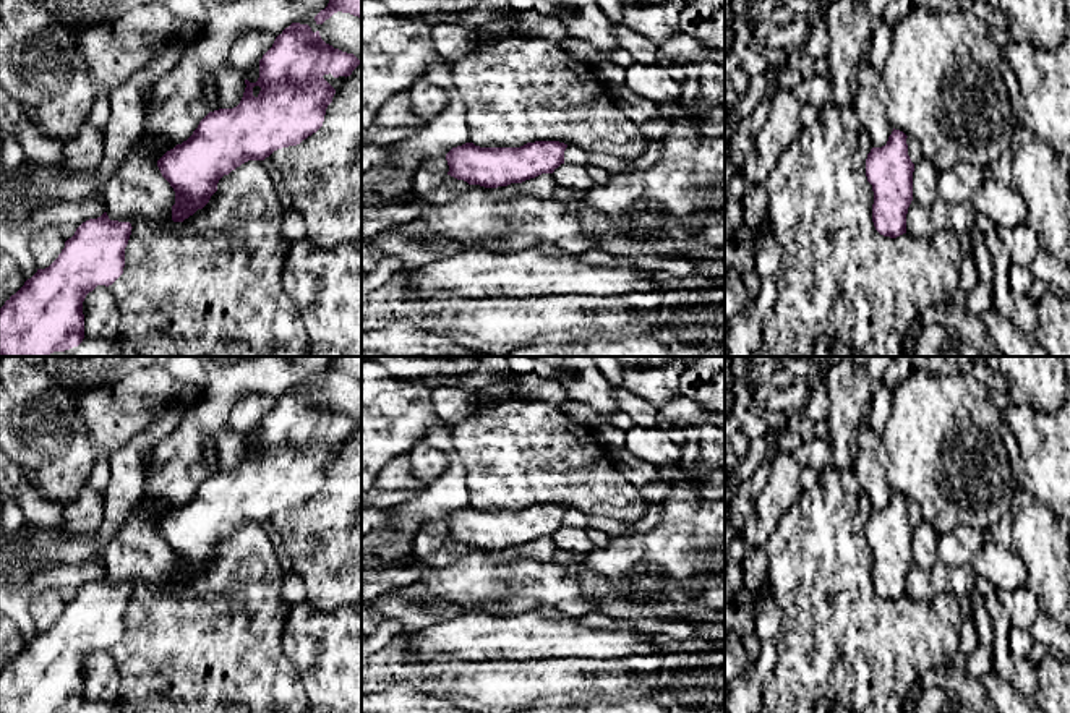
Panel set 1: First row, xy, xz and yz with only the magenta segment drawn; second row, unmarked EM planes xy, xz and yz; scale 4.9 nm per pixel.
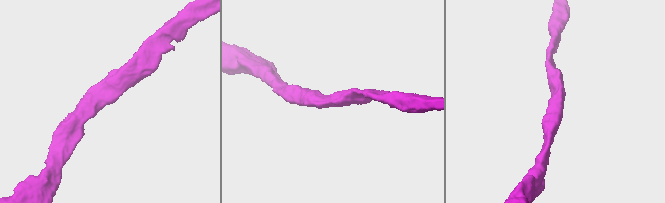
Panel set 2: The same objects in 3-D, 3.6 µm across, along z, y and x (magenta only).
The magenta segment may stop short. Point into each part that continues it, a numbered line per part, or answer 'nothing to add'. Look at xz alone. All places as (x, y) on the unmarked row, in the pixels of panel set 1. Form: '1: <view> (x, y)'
nothing to add

